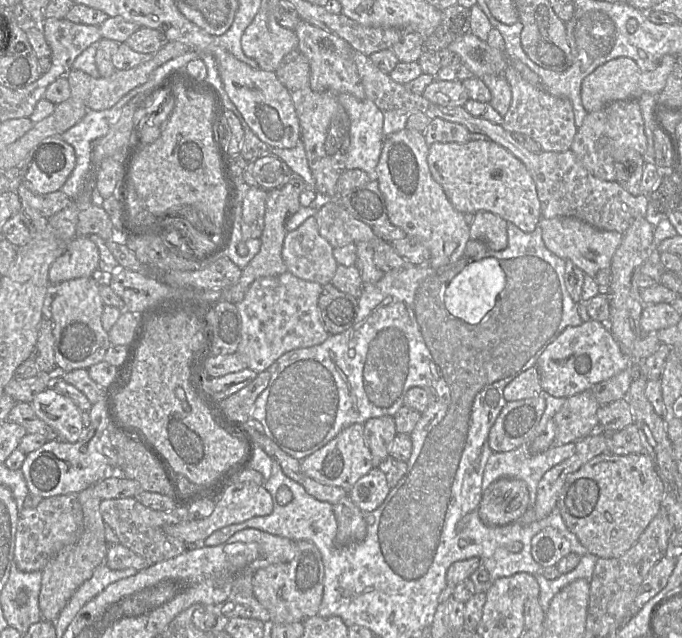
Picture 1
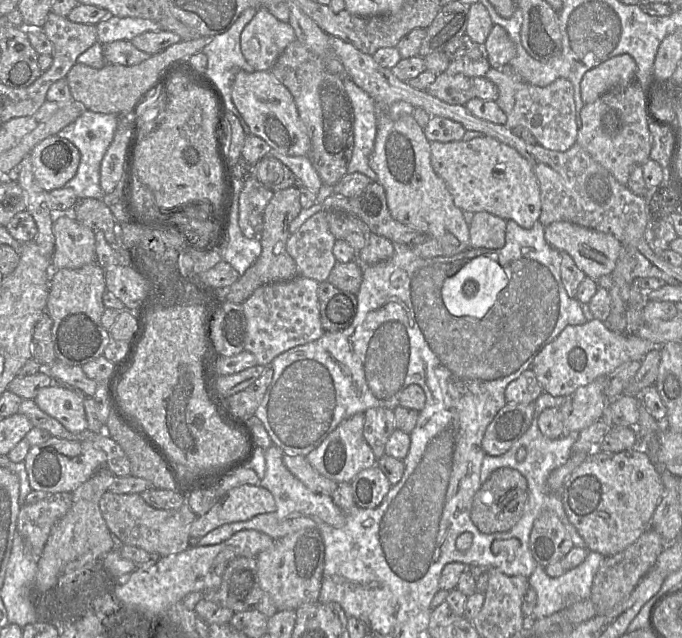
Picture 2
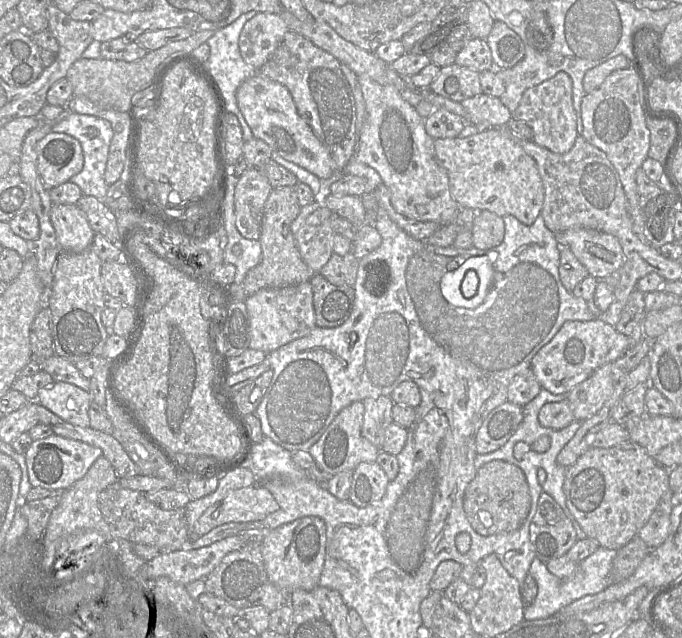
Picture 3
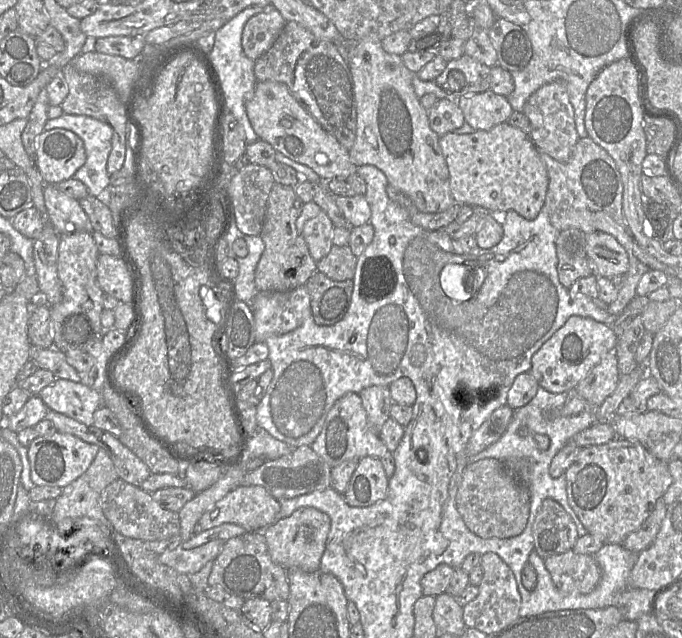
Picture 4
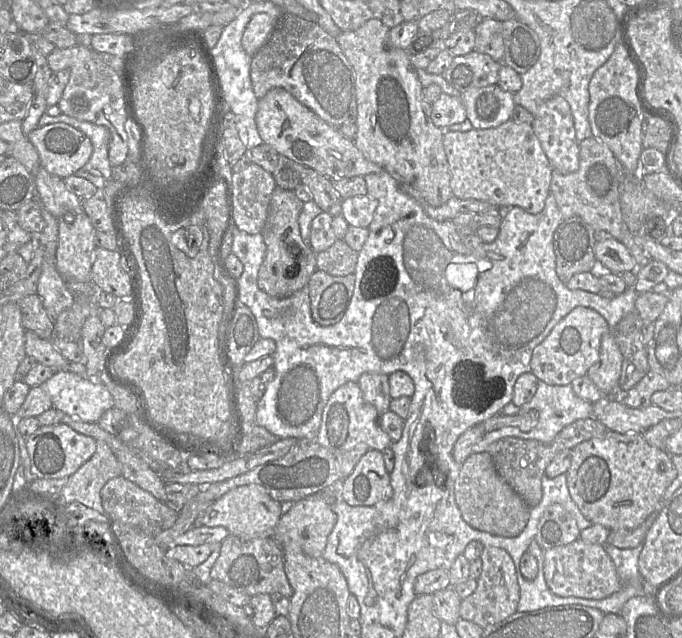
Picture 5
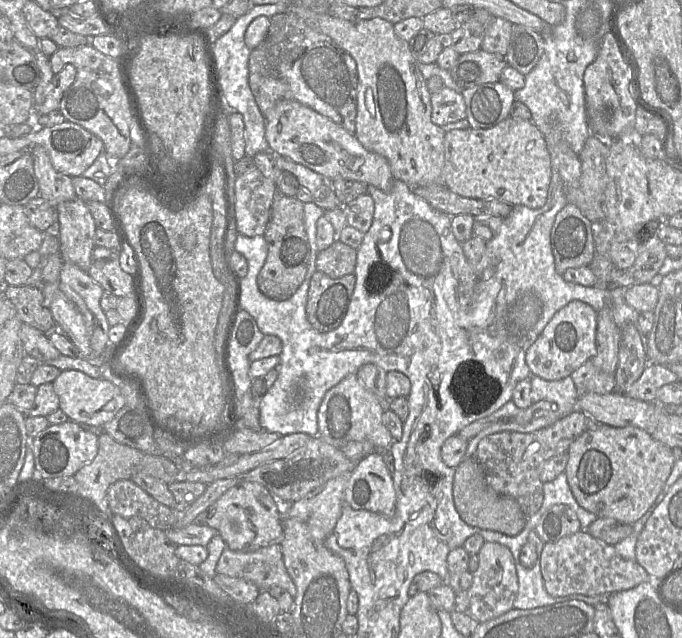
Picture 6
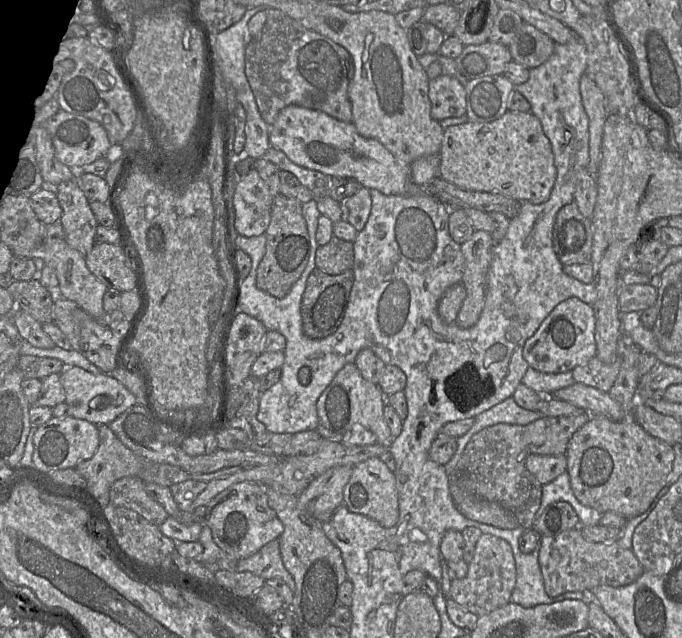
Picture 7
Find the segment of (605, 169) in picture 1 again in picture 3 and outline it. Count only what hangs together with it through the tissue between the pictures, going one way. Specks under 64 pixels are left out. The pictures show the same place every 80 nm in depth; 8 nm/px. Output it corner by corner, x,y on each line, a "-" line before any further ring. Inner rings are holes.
632,65
613,71
595,90
587,93
581,104
582,137
603,151
618,172
626,197
626,209
632,221
634,233
645,244
652,245
645,231
643,203
638,192
636,172
648,157
650,131
643,109
642,85

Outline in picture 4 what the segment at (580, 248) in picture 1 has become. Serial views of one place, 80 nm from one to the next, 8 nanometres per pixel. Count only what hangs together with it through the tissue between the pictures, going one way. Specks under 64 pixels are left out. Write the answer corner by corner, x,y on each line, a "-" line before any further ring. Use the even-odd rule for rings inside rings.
592,232
585,236
586,253
598,277
624,275
629,268
628,255
623,246
610,234

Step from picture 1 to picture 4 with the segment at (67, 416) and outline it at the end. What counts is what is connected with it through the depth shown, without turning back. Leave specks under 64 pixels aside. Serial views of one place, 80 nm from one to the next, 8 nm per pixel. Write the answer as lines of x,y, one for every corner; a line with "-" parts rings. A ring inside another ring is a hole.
56,379
38,394
46,406
86,426
92,426
94,412
102,405
102,394
83,382

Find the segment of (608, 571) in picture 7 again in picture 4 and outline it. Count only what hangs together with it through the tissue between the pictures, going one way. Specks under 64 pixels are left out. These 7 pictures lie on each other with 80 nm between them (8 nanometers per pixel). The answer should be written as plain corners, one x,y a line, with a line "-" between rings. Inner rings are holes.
572,549
544,560
557,589
570,594
591,593
601,578
594,555
578,554

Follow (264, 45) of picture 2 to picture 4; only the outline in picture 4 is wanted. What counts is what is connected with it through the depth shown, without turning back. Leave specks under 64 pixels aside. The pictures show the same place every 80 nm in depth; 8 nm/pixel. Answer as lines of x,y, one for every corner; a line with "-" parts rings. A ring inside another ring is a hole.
277,9
249,18
242,32
244,54
253,61
257,60
273,45
285,24
285,19

